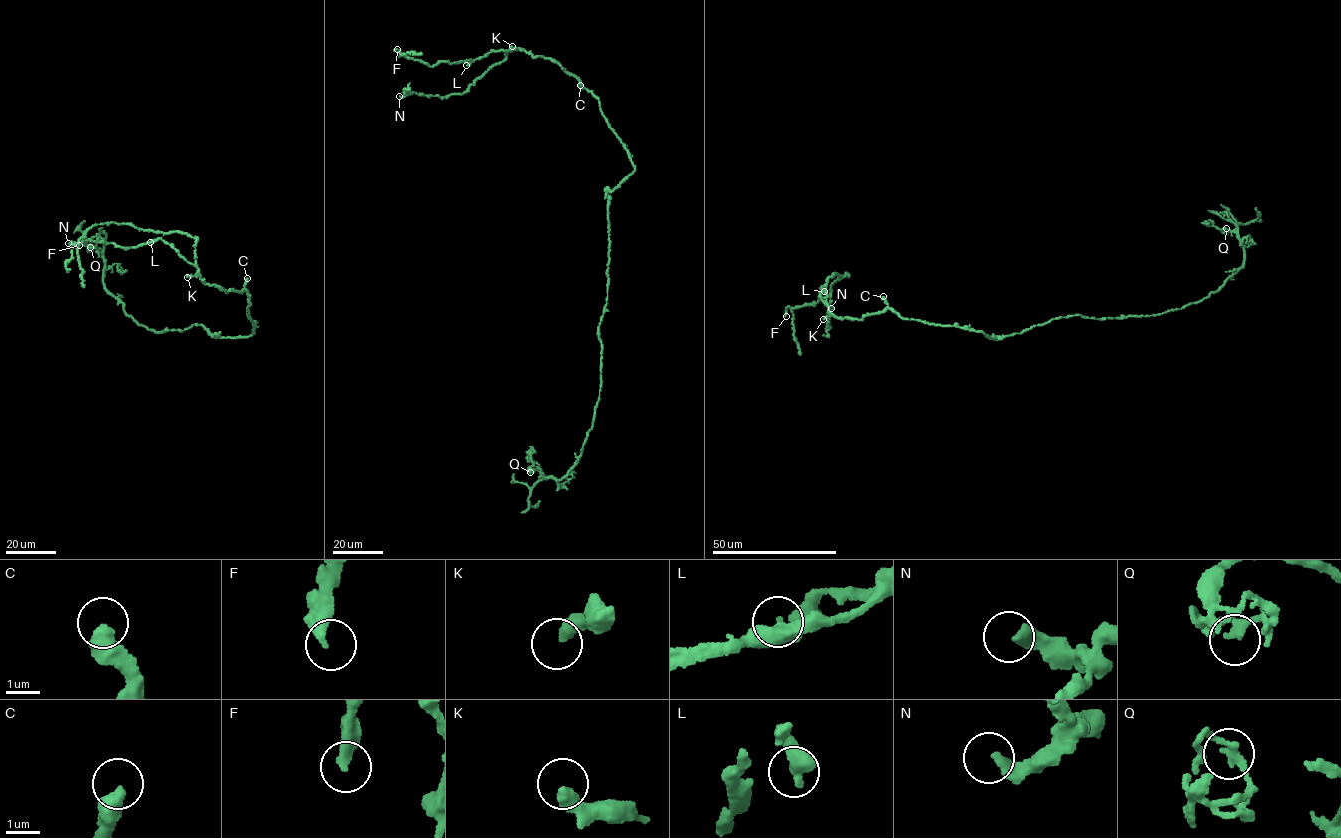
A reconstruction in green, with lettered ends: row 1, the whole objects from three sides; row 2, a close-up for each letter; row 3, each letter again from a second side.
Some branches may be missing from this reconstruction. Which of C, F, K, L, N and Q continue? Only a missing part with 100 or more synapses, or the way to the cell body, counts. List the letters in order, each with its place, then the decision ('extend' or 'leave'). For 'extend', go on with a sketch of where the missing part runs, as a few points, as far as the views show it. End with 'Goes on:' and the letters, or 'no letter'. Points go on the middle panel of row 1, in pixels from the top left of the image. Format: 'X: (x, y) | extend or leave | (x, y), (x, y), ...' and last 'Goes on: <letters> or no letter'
C: (580, 85) | leave
F: (397, 49) | leave
K: (512, 46) | leave
L: (466, 65) | leave
N: (399, 96) | leave
Q: (530, 472) | leave
Goes on: no letter

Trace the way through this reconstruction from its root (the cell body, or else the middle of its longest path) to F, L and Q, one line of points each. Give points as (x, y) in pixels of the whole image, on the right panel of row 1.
F: (990, 337), (904, 318), (889, 308), (841, 319), (823, 303), (822, 287), (817, 302), (788, 307), (786, 316)
L: (990, 337), (970, 328), (904, 318), (889, 308), (861, 319), (841, 319), (823, 303), (822, 287), (824, 291)
Q: (990, 337), (1021, 333), (1059, 318), (1148, 317), (1201, 301), (1243, 265), (1238, 233), (1220, 230), (1226, 228)

